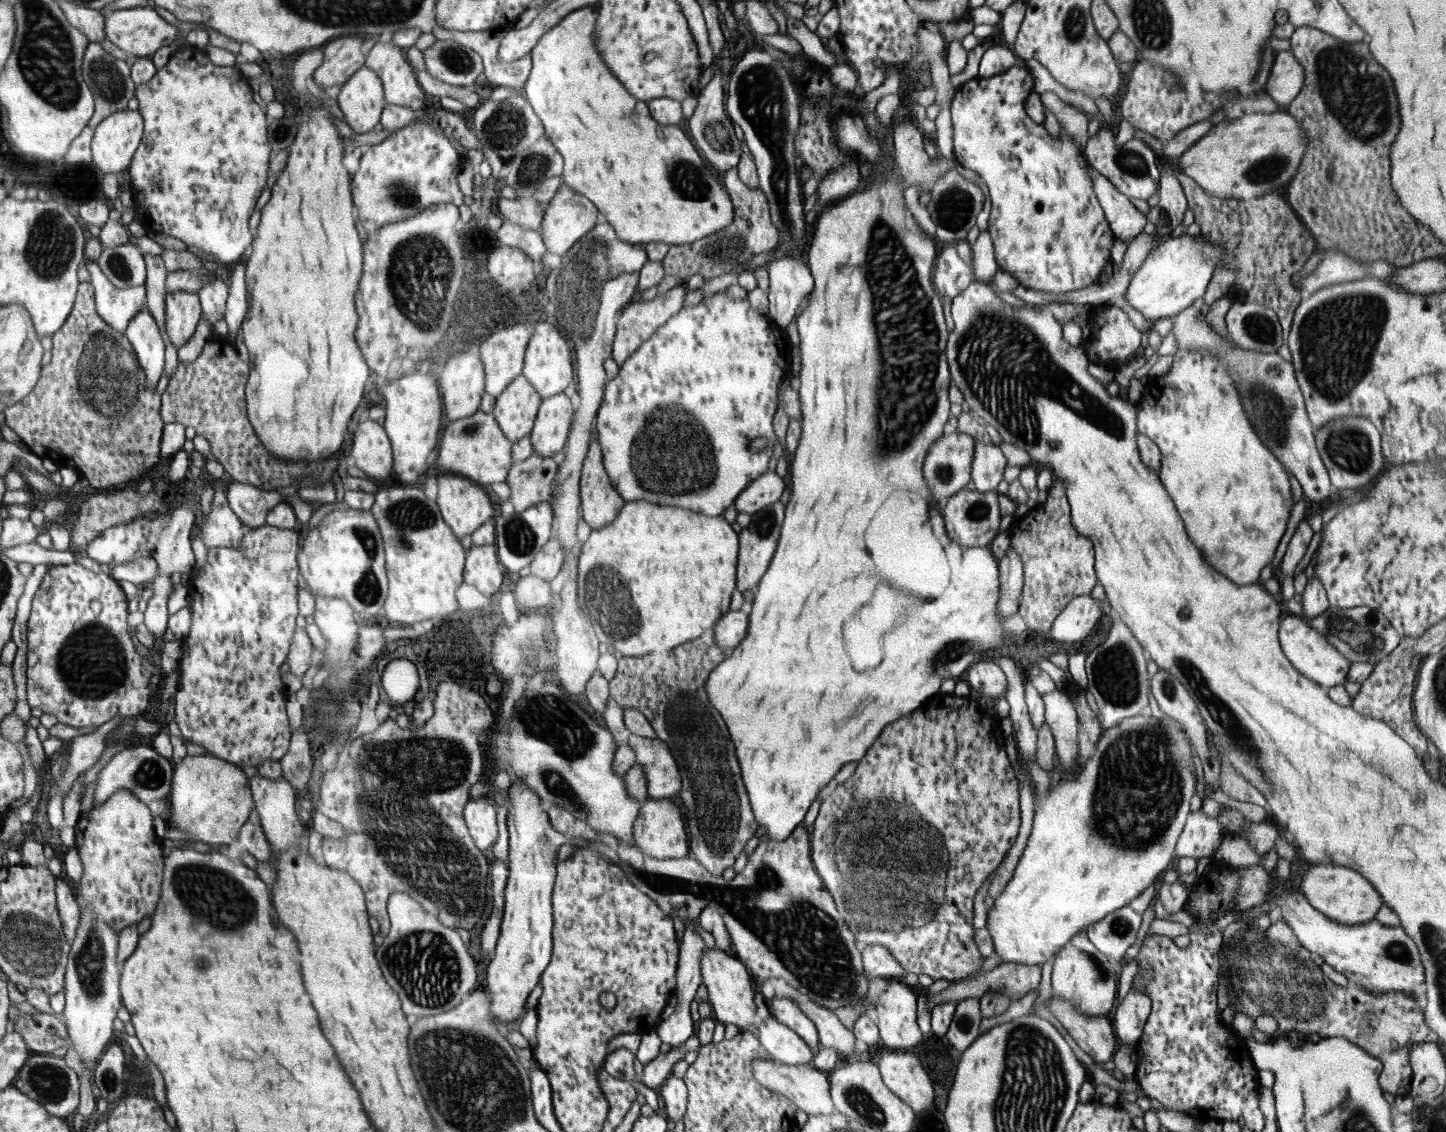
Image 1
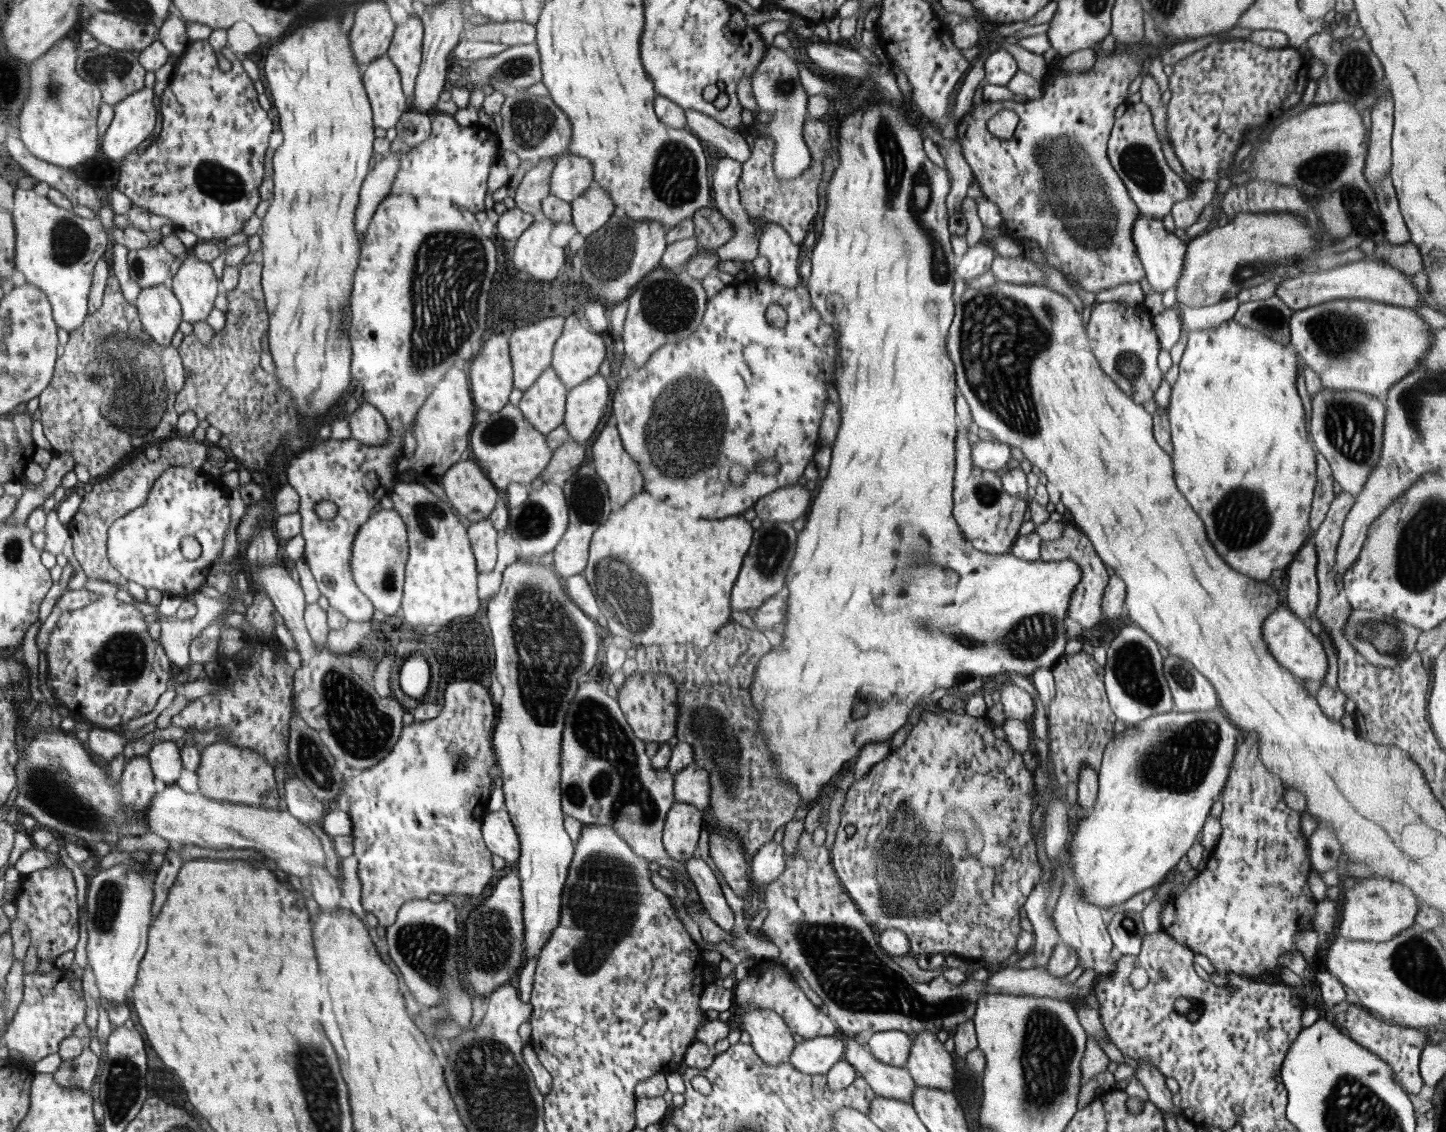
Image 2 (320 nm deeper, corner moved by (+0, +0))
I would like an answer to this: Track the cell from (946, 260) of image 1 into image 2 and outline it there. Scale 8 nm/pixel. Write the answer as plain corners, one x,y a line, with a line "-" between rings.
982,241
974,247
969,248
968,251
956,261
956,273
968,283
973,278
979,277
981,274
984,274
984,272
991,270
995,255
995,247

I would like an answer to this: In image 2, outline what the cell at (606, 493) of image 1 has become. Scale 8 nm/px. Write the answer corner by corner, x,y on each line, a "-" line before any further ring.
612,421
607,424
594,445
592,446
592,467
596,467
596,472
607,484
608,494
611,496
613,510
623,507
632,498
645,490
644,475
639,468
639,463
628,453
623,446
617,424

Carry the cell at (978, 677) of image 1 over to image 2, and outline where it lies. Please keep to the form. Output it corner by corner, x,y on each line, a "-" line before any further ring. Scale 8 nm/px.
1006,682
1000,690
1003,711
1007,719
1015,718
1031,722
1034,714
1034,700
1030,692
1026,691
1012,682

